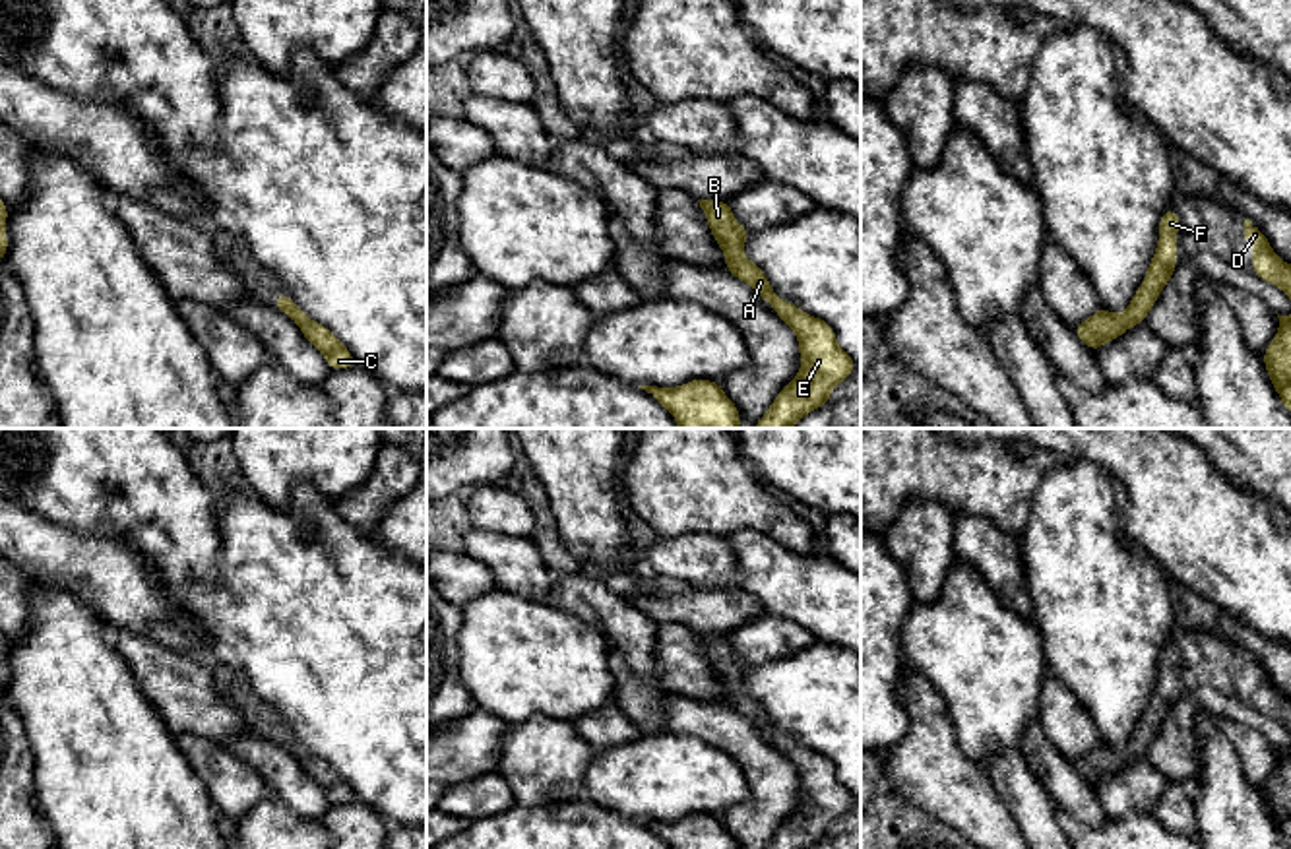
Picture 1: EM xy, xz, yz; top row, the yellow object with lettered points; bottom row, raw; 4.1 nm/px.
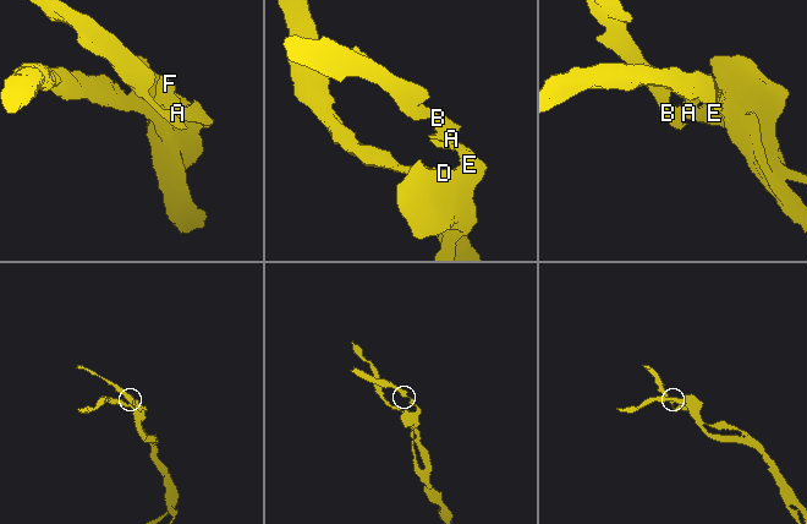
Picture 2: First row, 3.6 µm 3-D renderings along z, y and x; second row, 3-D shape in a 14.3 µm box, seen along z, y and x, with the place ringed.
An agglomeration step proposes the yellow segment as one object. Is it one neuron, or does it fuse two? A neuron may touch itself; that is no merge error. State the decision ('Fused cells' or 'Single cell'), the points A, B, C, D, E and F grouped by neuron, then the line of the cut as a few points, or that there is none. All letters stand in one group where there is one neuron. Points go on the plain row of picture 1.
Single cell. Groups: A B C D E F. No split

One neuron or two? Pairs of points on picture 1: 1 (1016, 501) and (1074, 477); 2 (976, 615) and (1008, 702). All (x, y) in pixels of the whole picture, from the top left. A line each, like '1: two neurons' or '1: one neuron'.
1: two neurons
2: one neuron

